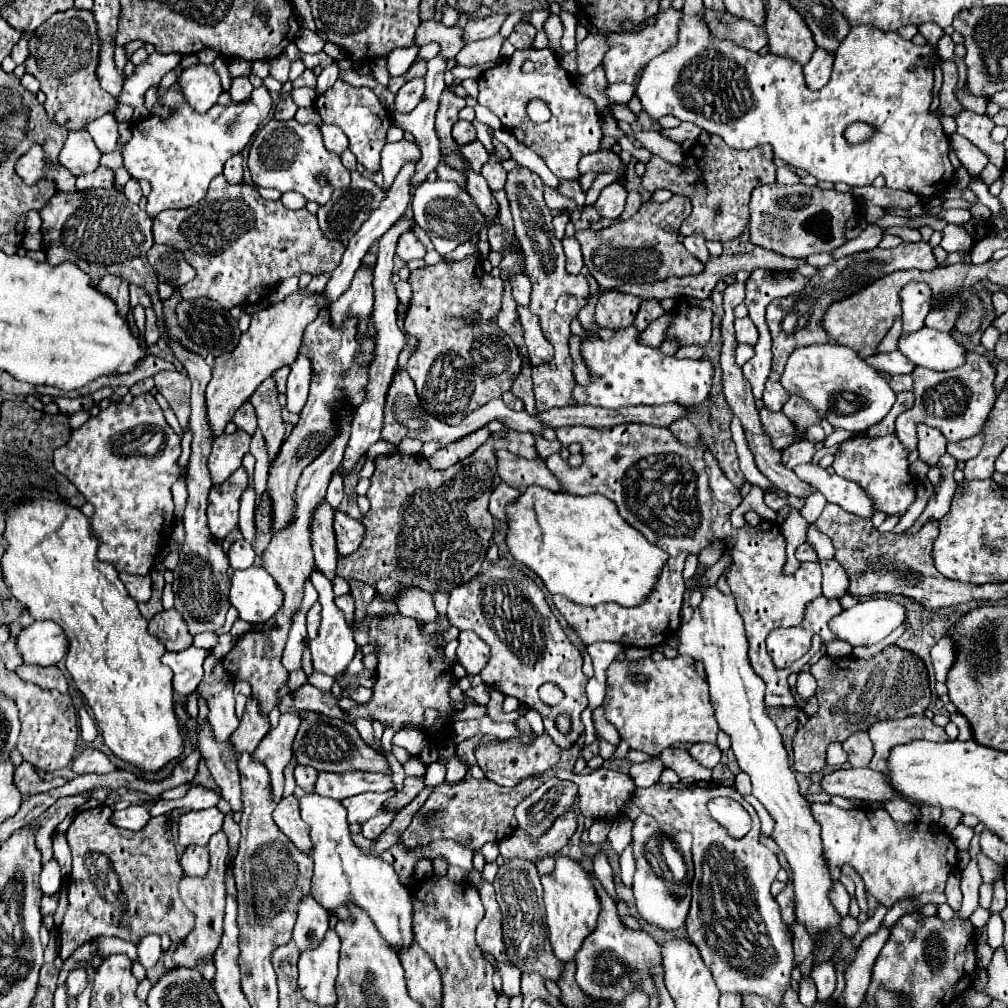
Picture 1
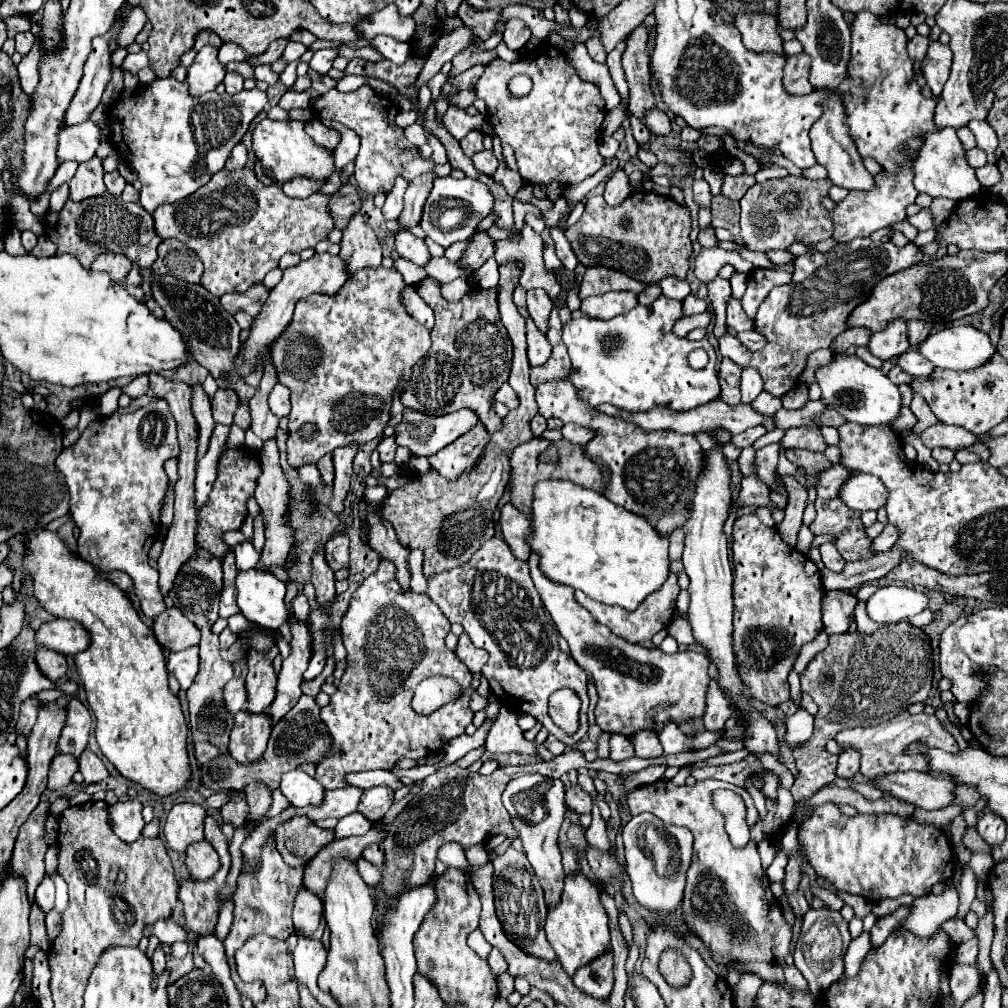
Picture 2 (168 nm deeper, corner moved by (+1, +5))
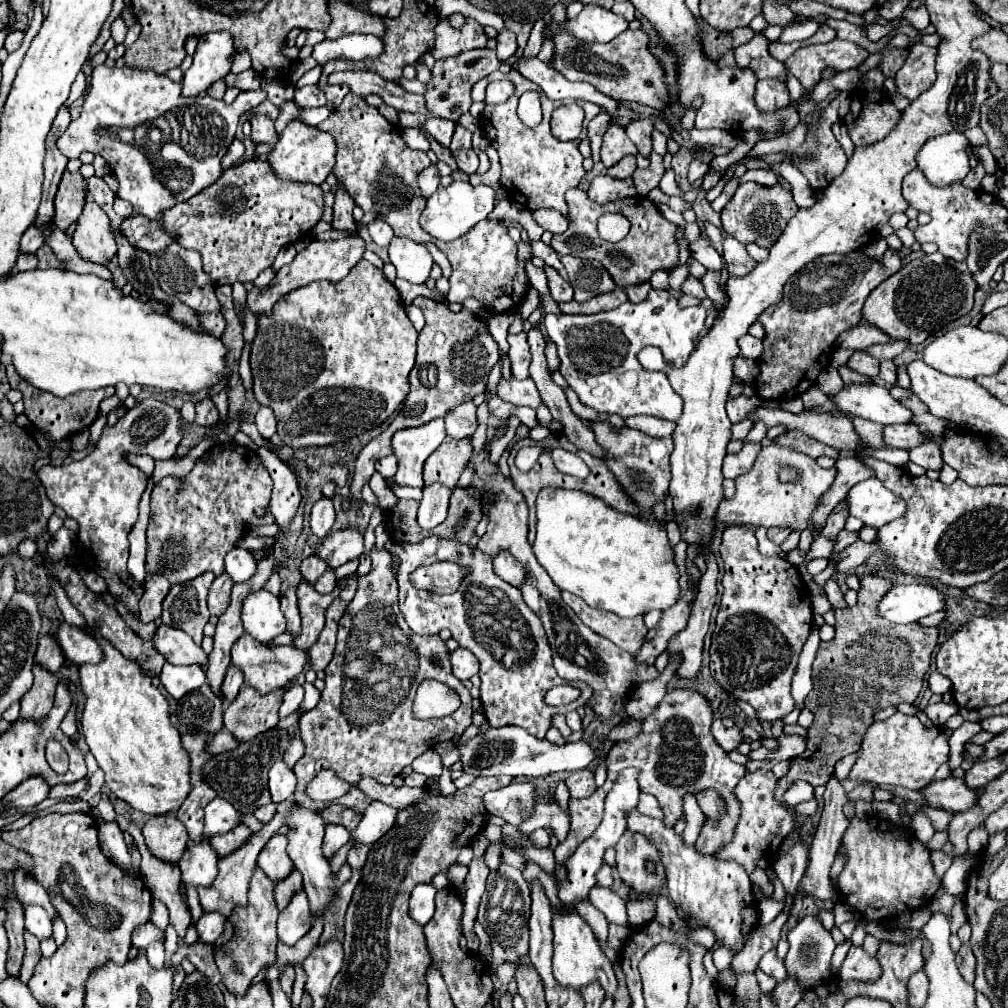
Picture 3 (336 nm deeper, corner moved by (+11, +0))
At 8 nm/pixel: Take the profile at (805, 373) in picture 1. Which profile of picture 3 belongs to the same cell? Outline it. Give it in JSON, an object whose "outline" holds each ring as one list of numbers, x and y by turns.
{"outline":[[850,383,844,385,836,395,830,397,834,401,834,409,842,415,862,417,868,421,876,421,882,425,894,423,910,423,912,413,900,405,886,387,876,383]]}

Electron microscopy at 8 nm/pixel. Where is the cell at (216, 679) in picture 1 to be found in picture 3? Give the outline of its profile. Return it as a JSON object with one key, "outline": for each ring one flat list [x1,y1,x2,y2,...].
{"outline":[[230,665,228,671,226,671,226,677,224,677,224,683,220,687,220,695,222,695,222,699,224,699,226,705,234,701,234,697,238,695,242,683,244,683,244,677,240,677,240,669,236,669,234,665]]}

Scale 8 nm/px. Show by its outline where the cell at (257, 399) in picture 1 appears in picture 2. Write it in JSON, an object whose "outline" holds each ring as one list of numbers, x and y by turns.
{"outline":[[266,440,260,452,260,466,262,466,262,476,258,478,258,486,256,486,256,502,262,508,264,514,264,526,266,526,266,546,262,550,262,558,258,568,266,570,266,568,280,568,290,552,292,546,292,526,288,524,288,506,290,506,290,484,280,468,278,462,278,446,276,440]]}

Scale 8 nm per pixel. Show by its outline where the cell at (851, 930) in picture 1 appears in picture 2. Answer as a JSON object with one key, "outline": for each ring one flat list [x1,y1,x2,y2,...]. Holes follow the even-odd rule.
{"outline":[[810,908,804,914,802,930,800,930,800,936,798,936,798,942,796,942,796,950,794,950,794,966,804,974,812,996,820,996,826,988,830,988,834,982,838,982,842,978,844,954,846,954,850,940,852,938,850,938,850,932,848,932,848,922,842,918,840,912,834,912,834,910,828,910,828,908,822,908,822,910],[836,936,840,938,842,952,832,952,832,940]]}

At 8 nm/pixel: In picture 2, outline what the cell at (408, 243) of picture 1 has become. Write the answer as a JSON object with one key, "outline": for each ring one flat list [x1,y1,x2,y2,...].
{"outline":[[398,232,396,234,396,252,400,254,400,258,406,258,406,260,414,262,416,266,422,266,422,268,432,258,426,242,422,238,416,238,410,232]]}

